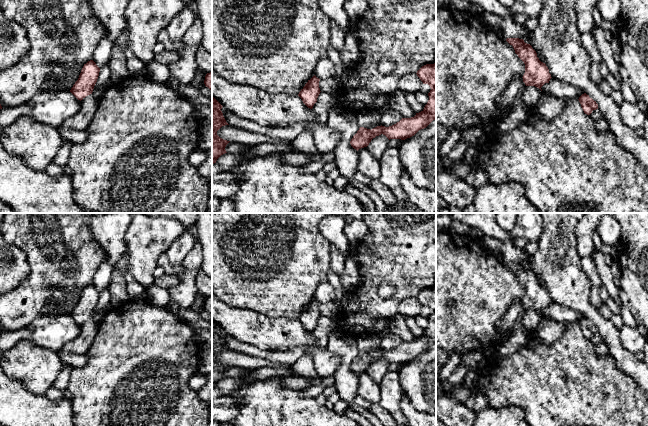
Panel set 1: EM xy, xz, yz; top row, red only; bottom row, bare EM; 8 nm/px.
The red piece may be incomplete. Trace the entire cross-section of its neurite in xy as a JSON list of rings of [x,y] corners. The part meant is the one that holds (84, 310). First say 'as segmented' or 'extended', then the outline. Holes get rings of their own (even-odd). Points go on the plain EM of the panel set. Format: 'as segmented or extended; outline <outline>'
as segmented; outline [[[93,284],[88,285],[84,288],[79,302],[71,312],[70,316],[80,325],[92,318],[99,296],[100,292],[96,287]]]

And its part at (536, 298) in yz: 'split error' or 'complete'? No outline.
complete

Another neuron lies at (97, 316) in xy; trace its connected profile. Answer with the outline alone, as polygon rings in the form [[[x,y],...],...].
[[[109,303],[107,305],[107,307],[104,308],[103,310],[98,311],[98,312],[94,312],[93,313],[93,316],[92,316],[92,319],[95,322],[98,322],[99,323],[101,321],[101,319],[104,317],[104,315],[107,313],[107,311],[110,310],[111,308],[112,308],[112,305],[111,305],[111,303]]]

